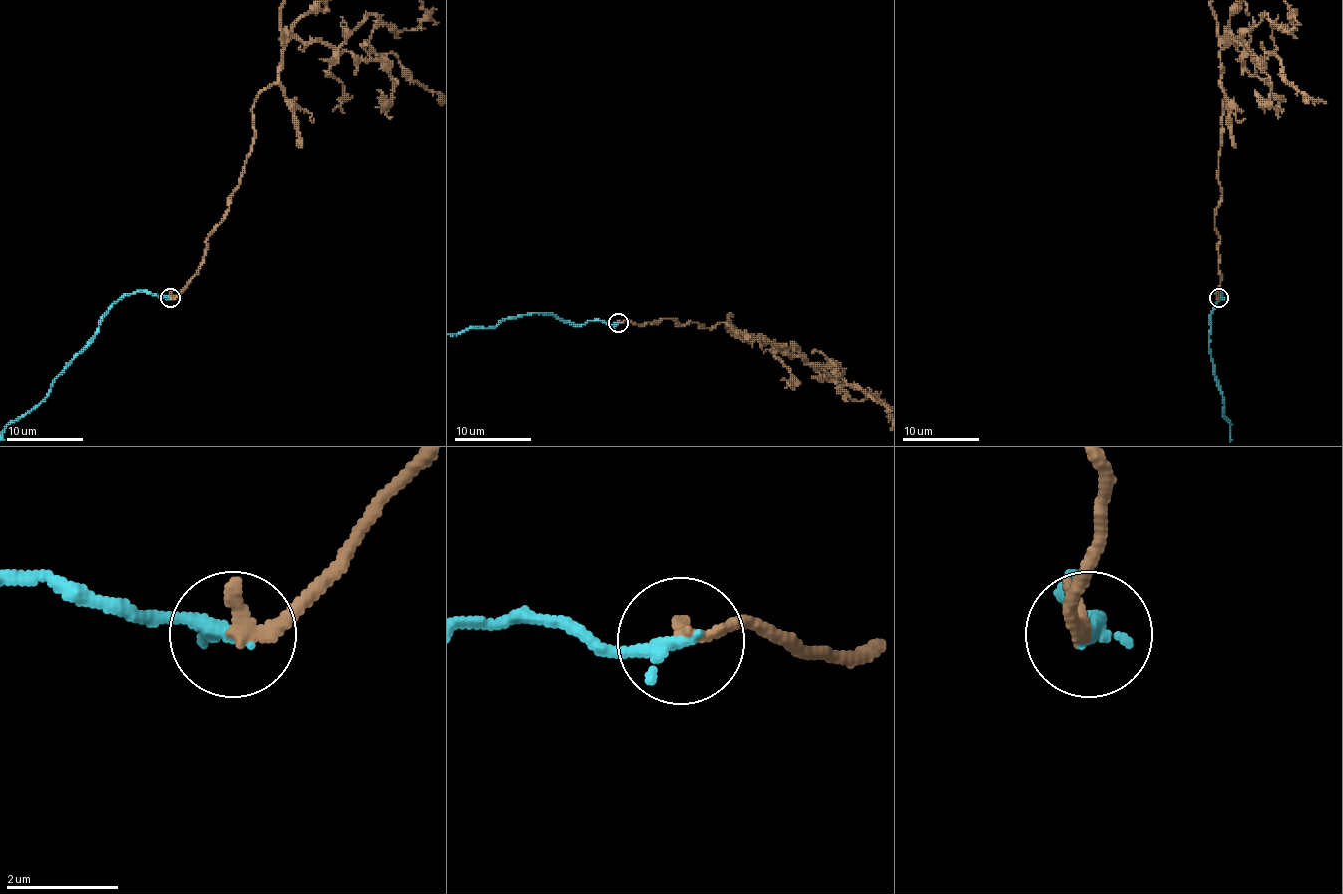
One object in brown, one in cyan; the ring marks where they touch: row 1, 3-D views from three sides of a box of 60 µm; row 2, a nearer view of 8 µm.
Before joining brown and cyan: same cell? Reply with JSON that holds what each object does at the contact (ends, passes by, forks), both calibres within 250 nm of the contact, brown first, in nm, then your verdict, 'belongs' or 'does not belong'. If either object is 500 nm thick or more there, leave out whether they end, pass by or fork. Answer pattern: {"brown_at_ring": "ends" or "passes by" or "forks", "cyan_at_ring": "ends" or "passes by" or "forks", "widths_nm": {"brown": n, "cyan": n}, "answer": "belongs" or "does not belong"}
{"brown_at_ring": "ends", "cyan_at_ring": "ends", "widths_nm": {"brown": 280, "cyan": 300}, "answer": "belongs"}

